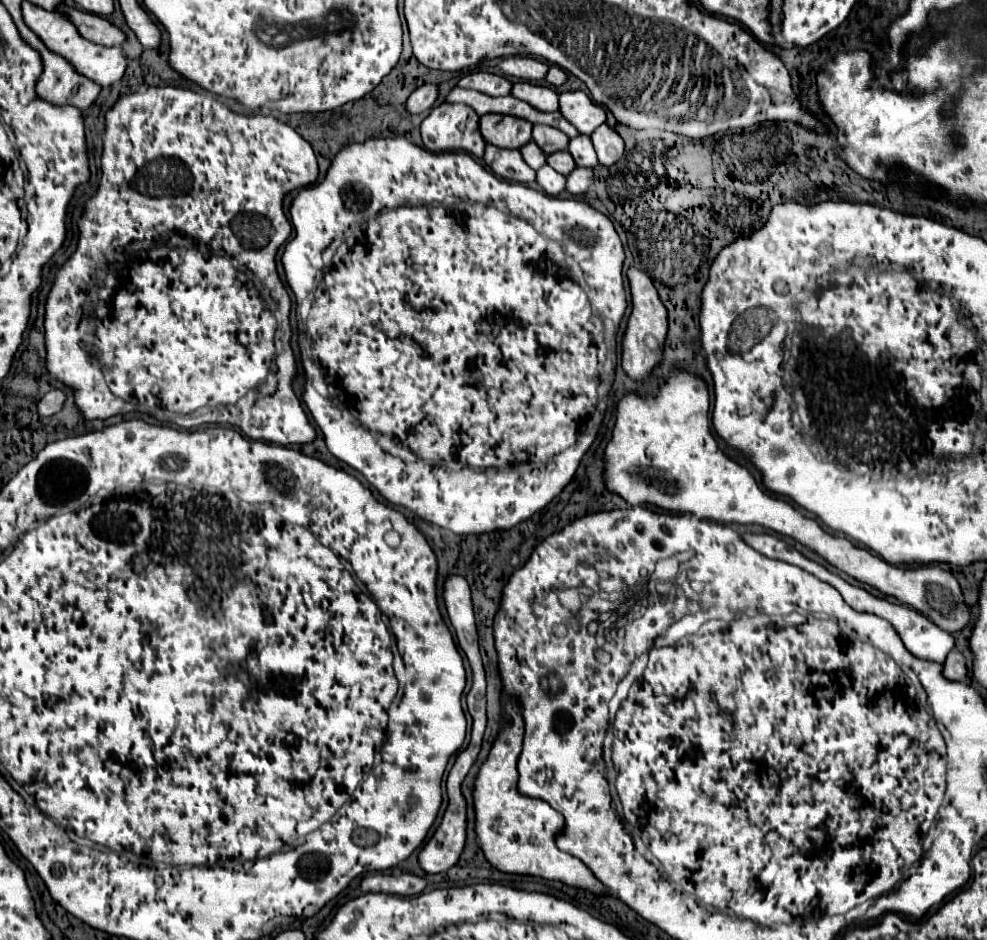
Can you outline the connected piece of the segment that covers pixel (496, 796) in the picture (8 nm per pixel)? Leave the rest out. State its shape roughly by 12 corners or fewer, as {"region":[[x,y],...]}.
{"region":[[504,723],[476,787],[476,833],[500,871],[604,893],[560,851],[564,817],[518,793],[524,723]]}

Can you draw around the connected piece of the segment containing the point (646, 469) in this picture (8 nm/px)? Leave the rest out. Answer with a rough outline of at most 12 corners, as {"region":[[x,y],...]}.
{"region":[[674,371],[618,403],[606,485],[628,503],[794,537],[954,633],[964,593],[832,537],[712,437],[709,392]]}

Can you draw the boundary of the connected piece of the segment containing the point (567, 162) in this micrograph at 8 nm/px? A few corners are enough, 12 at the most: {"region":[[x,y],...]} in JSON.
{"region":[[568,151],[548,155],[548,165],[568,175],[576,163]]}

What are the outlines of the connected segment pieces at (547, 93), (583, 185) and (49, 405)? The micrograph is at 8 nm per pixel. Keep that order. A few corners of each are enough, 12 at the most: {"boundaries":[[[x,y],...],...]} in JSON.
{"boundaries":[[[516,81],[512,95],[542,111],[558,111],[548,85]],[[576,167],[566,177],[566,189],[584,193],[594,183],[594,171]],[[52,389],[40,399],[38,413],[54,415],[66,401],[64,389]]]}

